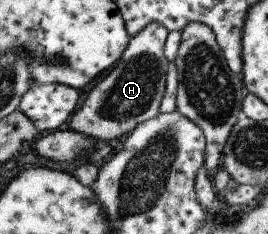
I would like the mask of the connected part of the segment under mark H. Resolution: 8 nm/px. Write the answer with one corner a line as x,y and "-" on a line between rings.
151,21
134,37
130,37
113,68
100,78
85,96
83,104
72,114
68,128
85,133
93,140
113,140
129,134
141,121
155,118
164,93
164,78
168,65
163,54
167,33
162,24

